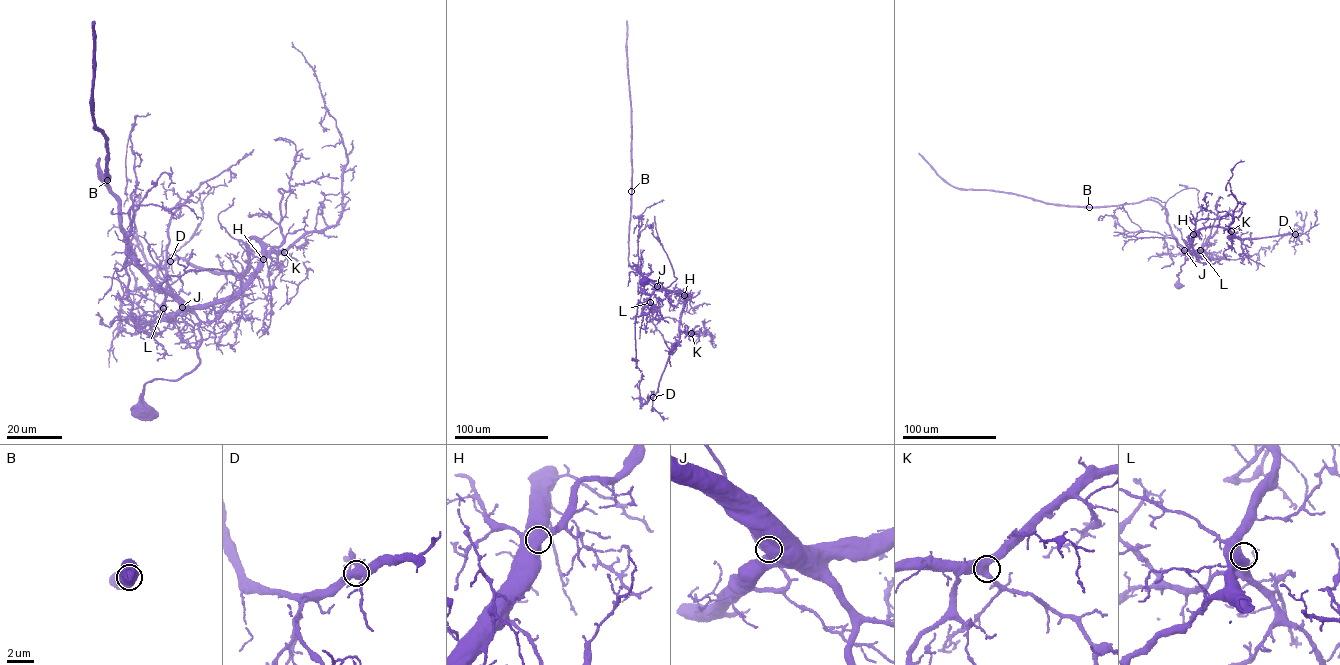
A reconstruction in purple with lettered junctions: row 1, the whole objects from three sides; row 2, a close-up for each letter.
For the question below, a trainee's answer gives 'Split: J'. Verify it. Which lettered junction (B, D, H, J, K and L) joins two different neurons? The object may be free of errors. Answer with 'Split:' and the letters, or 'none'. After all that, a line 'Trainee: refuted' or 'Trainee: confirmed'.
Split: none
Trainee: refuted

